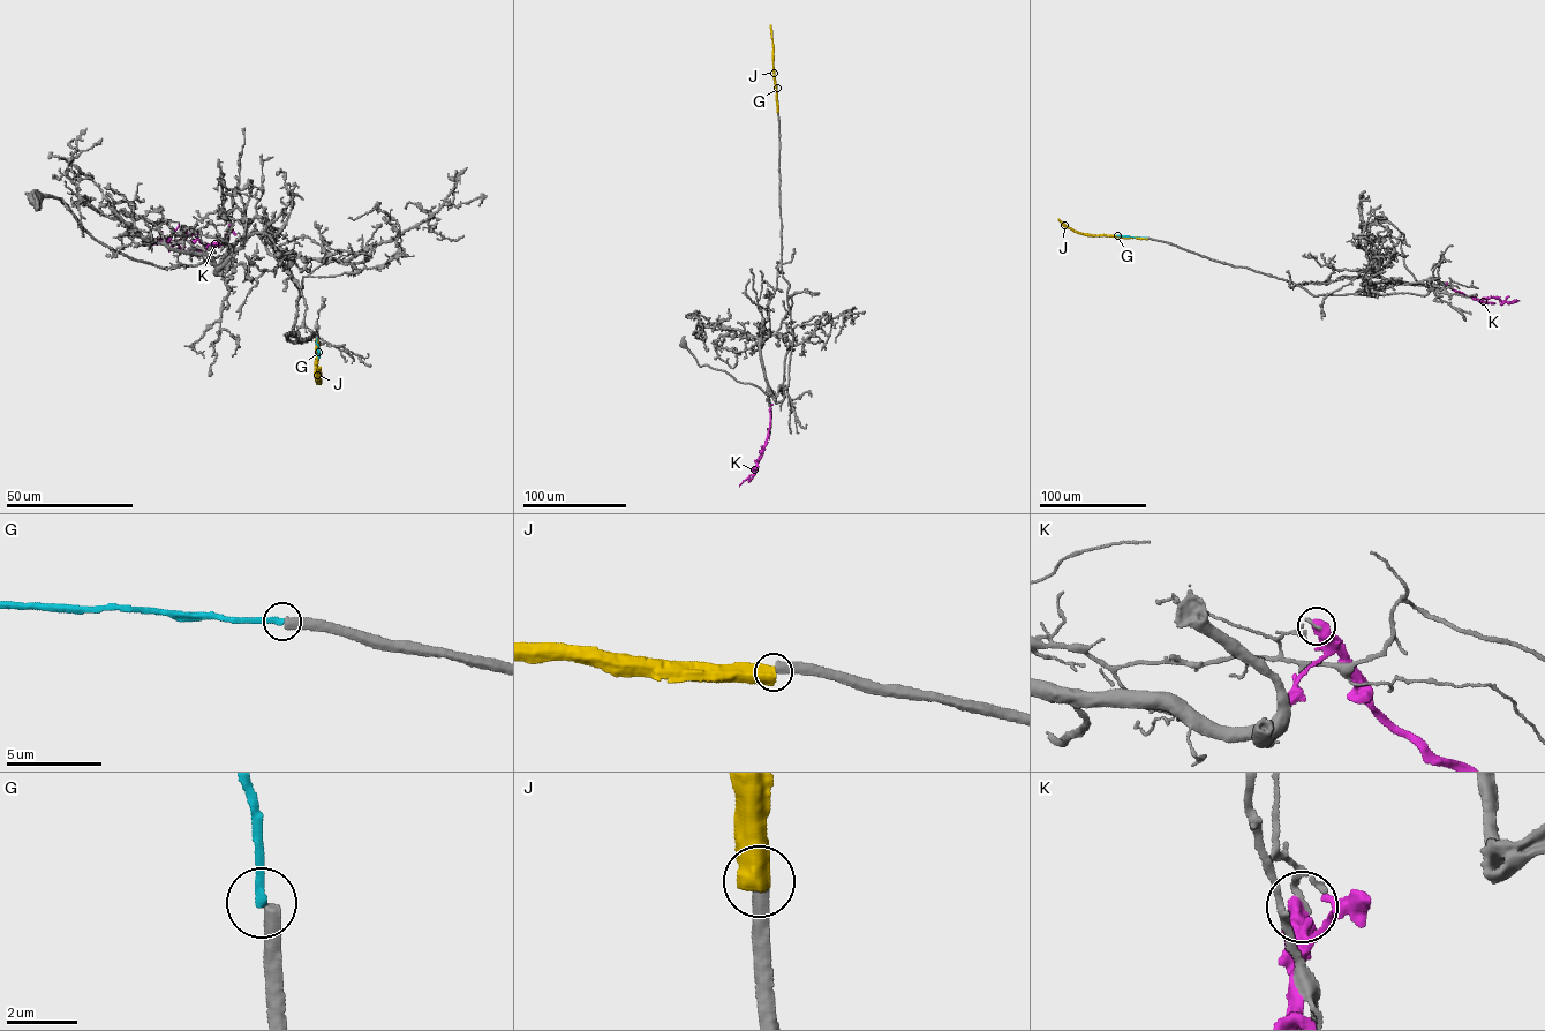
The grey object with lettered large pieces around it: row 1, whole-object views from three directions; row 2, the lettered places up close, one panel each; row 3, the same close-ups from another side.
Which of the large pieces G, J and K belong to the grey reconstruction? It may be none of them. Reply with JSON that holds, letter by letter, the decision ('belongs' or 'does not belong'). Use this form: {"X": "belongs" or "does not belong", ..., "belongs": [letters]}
{"G": "does not belong", "J": "does not belong", "K": "does not belong", "belongs": []}

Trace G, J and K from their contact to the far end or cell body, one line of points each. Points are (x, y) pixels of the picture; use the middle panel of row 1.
G: (777, 112), (776, 83)
J: (778, 112), (770, 25)
K: (770, 405), (770, 427), (753, 475), (739, 486)

